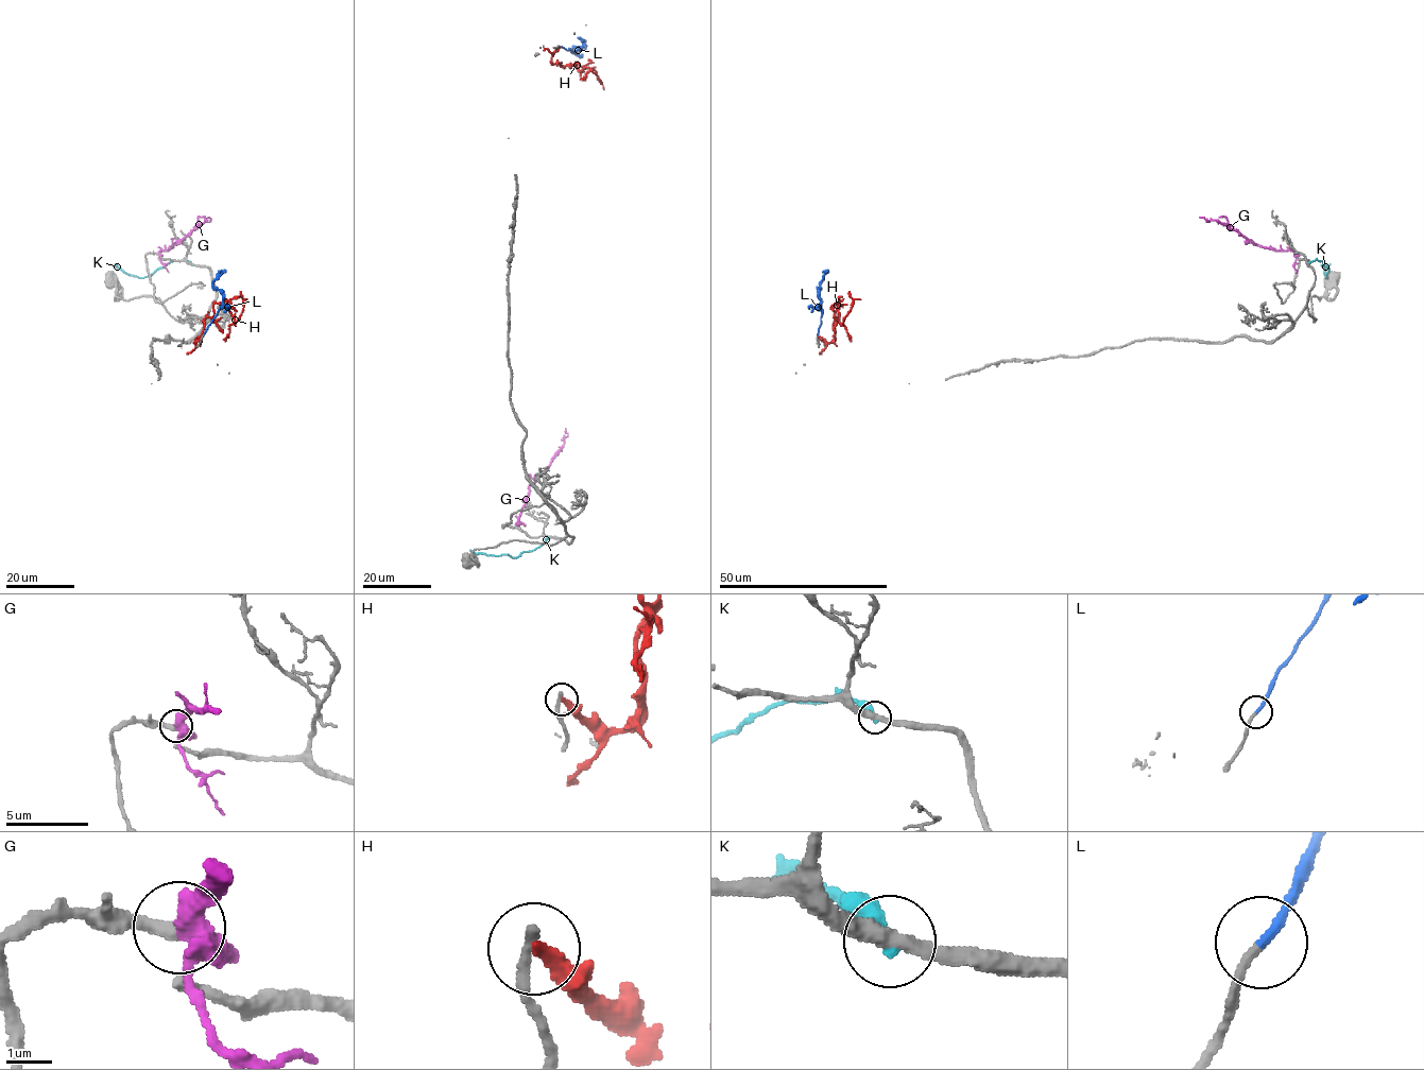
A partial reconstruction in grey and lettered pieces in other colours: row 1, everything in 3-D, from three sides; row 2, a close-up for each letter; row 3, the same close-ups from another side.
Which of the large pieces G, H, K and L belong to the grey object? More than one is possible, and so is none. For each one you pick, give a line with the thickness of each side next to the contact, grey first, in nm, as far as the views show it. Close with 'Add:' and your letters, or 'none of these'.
L: Thickness 190 nm (grey) against 200 nm
Add: L

